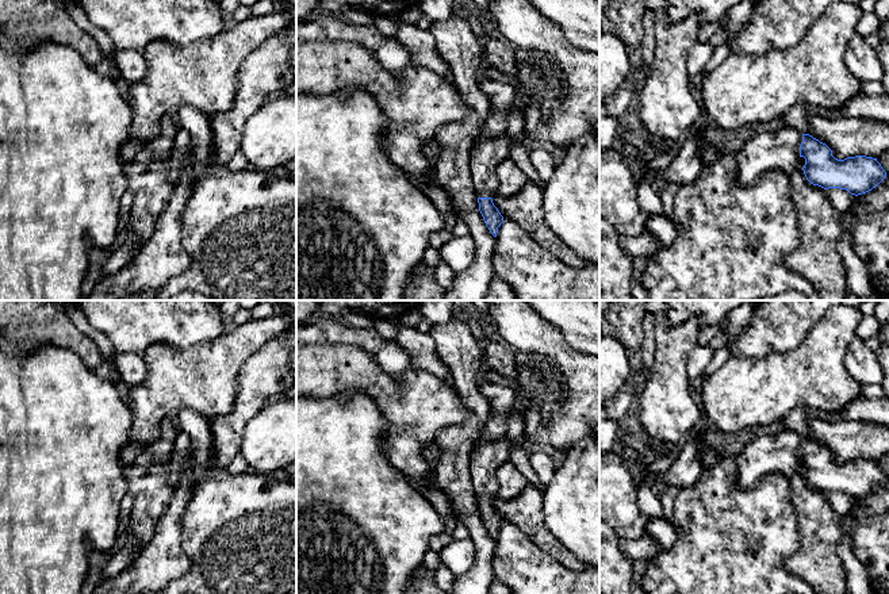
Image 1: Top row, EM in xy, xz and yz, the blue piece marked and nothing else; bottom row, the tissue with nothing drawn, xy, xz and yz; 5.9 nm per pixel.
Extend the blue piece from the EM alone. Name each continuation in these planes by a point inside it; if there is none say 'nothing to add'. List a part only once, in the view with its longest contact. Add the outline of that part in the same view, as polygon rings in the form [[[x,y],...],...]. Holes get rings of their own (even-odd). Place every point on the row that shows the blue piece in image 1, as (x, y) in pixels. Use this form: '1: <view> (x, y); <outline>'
1: yz (780, 149); [[[778,127],[751,138],[735,153],[735,181],[740,185],[754,185],[767,170],[781,170],[792,176],[800,162],[802,133],[790,127]]]

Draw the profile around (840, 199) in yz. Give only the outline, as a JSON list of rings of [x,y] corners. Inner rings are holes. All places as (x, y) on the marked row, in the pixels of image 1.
[[[828,188],[827,196],[834,208],[838,210],[839,212],[847,211],[851,206],[852,195],[846,189]]]

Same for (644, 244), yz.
[[[648,231],[635,237],[621,237],[620,245],[632,258],[639,256],[649,257],[659,248],[658,241]]]

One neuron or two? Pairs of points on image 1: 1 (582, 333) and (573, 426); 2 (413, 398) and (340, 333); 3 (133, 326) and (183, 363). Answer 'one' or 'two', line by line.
1: two
2: two
3: two

